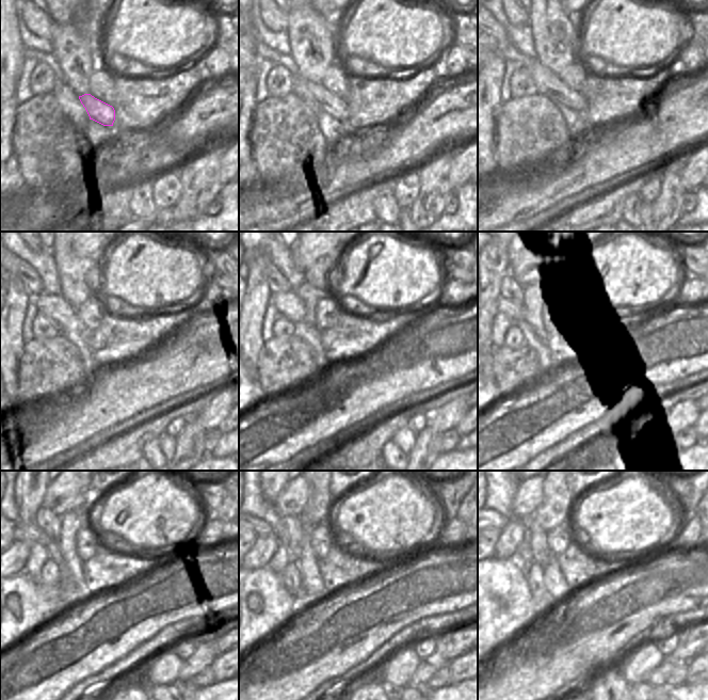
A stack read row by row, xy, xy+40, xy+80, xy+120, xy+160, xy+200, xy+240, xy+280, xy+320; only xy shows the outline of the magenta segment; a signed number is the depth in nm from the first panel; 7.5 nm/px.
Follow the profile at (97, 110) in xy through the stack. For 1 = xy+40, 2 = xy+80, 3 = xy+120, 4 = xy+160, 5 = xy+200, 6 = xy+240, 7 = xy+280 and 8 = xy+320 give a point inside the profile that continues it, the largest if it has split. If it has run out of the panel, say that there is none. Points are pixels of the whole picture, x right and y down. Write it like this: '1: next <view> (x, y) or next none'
1: next xy+40 (334, 106)
2: next xy+80 (548, 84)
3: next xy+120 (55, 307)
4: next xy+160 (288, 304)
5: next xy+200 (511, 290)
6: next xy+240 (31, 533)
7: next xy+280 (261, 527)
8: next xy+320 (499, 521)

